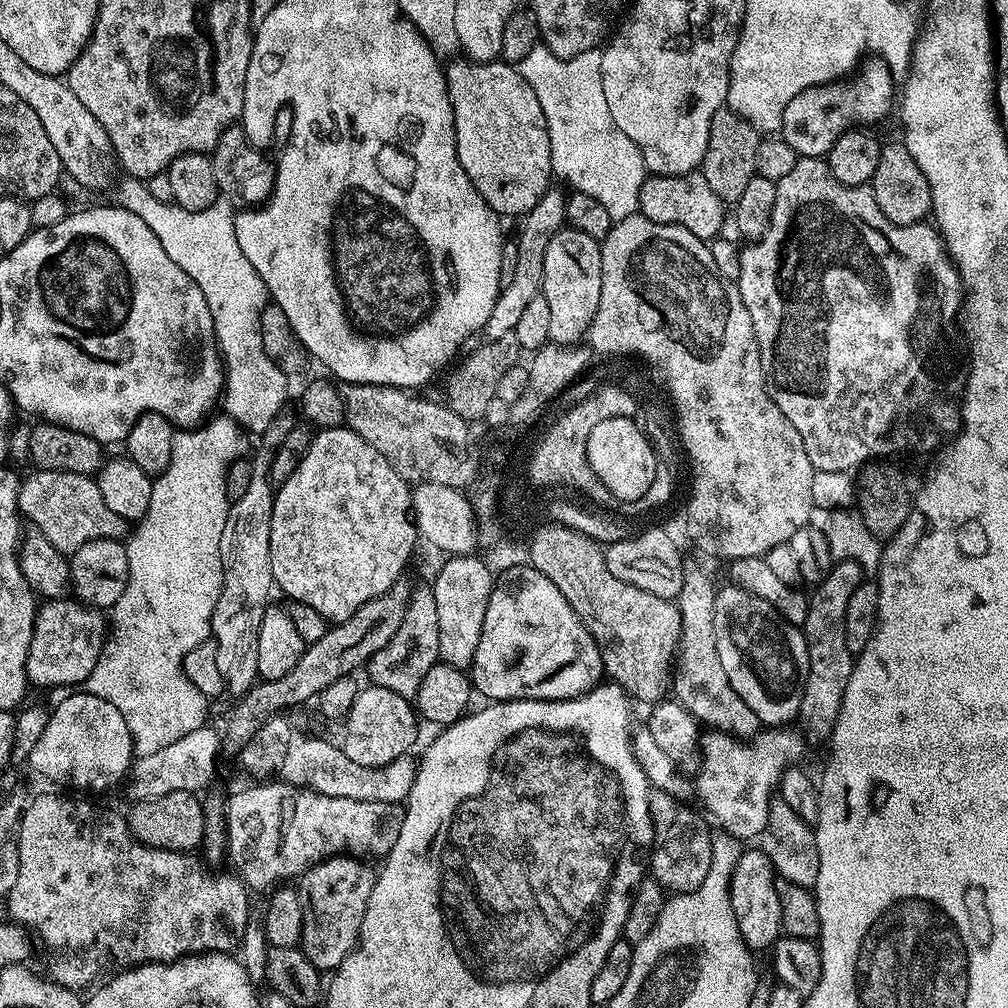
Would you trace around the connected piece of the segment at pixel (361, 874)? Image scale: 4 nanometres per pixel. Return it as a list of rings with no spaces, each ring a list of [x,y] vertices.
[[[356,854],[328,856],[298,877],[298,891],[304,911],[298,947],[304,957],[314,962],[314,966],[324,974],[335,973],[360,942],[362,922],[366,918],[370,890],[374,890],[376,872],[359,858]]]

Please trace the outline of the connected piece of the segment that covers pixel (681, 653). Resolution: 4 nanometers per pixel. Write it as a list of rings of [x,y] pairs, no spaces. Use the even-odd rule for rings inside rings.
[[[685,563],[682,590],[674,601],[680,612],[680,646],[676,649],[670,673],[670,692],[701,725],[747,742],[762,731],[762,725],[758,714],[754,714],[754,710],[738,698],[738,690],[730,686],[722,658],[718,658],[718,642],[714,638],[714,598],[717,591],[718,584],[708,577],[702,565]]]

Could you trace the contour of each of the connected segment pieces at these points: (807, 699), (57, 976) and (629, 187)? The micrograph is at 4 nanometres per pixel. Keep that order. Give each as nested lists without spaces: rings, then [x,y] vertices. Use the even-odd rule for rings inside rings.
[[[837,560],[824,581],[815,585],[808,596],[808,613],[802,625],[804,641],[808,647],[808,677],[800,703],[799,719],[804,720],[802,728],[809,737],[831,737],[832,725],[840,713],[842,698],[846,694],[846,682],[850,682],[854,663],[854,653],[846,646],[846,605],[850,602],[850,594],[858,590],[865,576],[866,573],[857,561]]]
[[[48,792],[45,796],[36,796],[27,801],[24,813],[20,816],[18,831],[14,843],[18,846],[18,878],[14,890],[6,898],[8,912],[13,921],[29,933],[36,932],[35,939],[45,944],[53,952],[52,961],[48,964],[47,979],[64,988],[81,990],[87,984],[95,985],[105,975],[107,968],[111,970],[127,970],[137,964],[170,964],[174,960],[183,960],[186,956],[195,956],[206,952],[227,952],[239,949],[240,939],[250,919],[248,913],[249,889],[239,875],[228,872],[211,872],[213,870],[199,855],[187,852],[171,852],[161,848],[146,846],[128,828],[127,819],[123,815],[111,812],[108,808],[99,808],[91,804],[91,799],[71,800],[68,796],[55,796]]]
[[[537,46],[526,54],[519,64],[519,70],[530,82],[530,90],[538,94],[538,102],[542,105],[542,114],[546,118],[546,130],[550,138],[550,162],[552,174],[557,181],[563,182],[572,192],[590,194],[608,211],[615,222],[627,216],[637,215],[640,206],[640,191],[646,179],[644,159],[640,148],[614,126],[614,118],[610,118],[610,106],[606,106],[606,94],[602,94],[602,58],[600,52],[593,50],[583,52],[574,58],[558,58],[550,49]]]

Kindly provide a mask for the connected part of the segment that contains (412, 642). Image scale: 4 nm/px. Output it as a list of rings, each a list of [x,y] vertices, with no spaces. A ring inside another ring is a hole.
[[[413,587],[412,597],[406,606],[406,616],[402,618],[402,626],[398,626],[398,634],[390,638],[390,642],[368,659],[369,685],[394,690],[408,701],[415,701],[418,688],[422,686],[422,678],[426,678],[430,666],[434,666],[440,660],[438,650],[438,605],[434,602],[434,594],[431,587]]]

